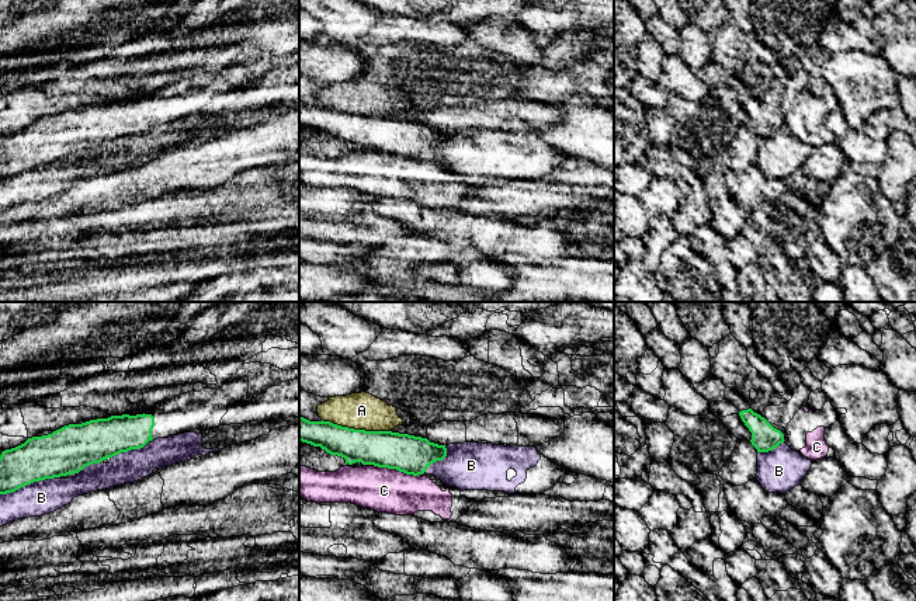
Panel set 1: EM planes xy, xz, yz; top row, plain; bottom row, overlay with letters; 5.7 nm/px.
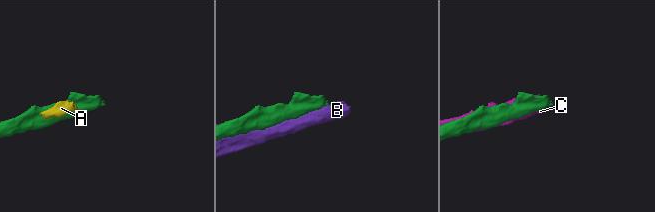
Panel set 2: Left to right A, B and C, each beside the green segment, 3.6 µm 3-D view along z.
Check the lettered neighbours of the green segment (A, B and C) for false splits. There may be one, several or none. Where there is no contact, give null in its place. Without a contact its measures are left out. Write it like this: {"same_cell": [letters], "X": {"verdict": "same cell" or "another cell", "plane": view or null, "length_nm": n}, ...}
{"same_cell": [], "A": {"verdict": "another cell", "plane": "xz", "length_nm": 400}, "B": {"verdict": "another cell", "plane": "xy", "length_nm": 340}, "C": {"verdict": "another cell", "plane": "xz", "length_nm": 280}}

